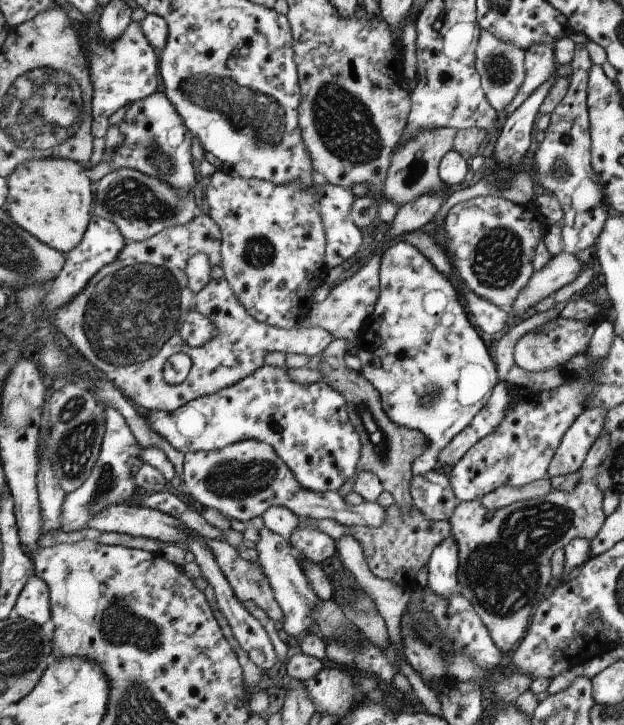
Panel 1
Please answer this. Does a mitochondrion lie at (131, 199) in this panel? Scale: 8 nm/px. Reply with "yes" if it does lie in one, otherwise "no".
yes

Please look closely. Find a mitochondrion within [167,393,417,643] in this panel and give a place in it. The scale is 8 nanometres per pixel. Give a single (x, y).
(235, 480)

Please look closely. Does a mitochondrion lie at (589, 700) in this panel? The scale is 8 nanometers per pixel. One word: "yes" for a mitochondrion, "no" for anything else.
no

